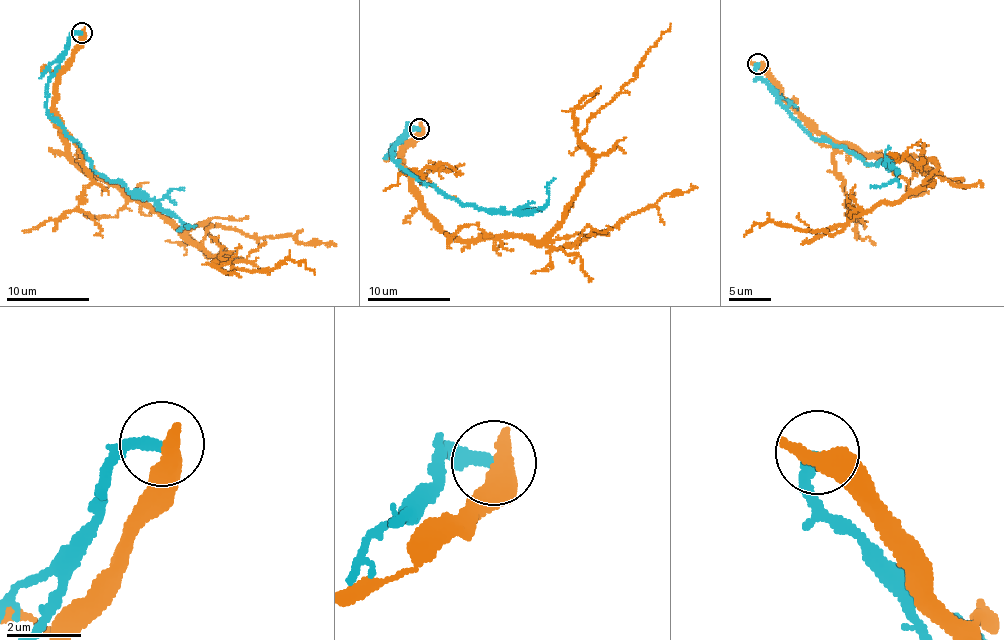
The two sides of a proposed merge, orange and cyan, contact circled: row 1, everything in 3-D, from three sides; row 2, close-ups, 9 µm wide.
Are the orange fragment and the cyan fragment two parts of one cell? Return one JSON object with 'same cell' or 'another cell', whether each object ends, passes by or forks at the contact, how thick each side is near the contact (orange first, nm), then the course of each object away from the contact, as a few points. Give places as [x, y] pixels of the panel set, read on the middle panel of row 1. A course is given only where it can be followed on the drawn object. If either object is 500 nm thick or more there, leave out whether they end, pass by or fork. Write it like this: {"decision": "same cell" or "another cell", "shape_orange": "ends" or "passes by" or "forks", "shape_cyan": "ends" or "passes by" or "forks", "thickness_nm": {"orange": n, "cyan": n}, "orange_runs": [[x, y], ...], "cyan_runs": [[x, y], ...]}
{"decision": "another cell", "thickness_nm": {"orange": 600, "cyan": 260}, "orange_runs": [[420, 128], [402, 171], [440, 229], [546, 239], [591, 168], [580, 142], [589, 120], [670, 23]], "cyan_runs": [[419, 129], [409, 127], [394, 145], [393, 161], [464, 204], [520, 212], [542, 207], [555, 178]]}

